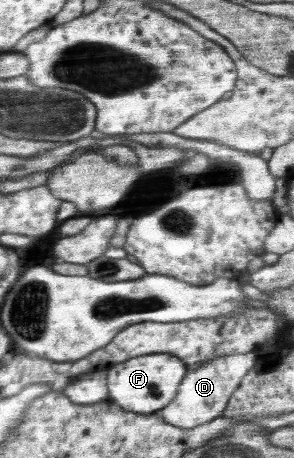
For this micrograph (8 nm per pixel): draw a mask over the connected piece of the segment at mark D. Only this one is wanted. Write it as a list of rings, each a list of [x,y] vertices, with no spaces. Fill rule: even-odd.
[[[258,348],[251,353],[219,355],[217,359],[207,359],[201,367],[189,368],[177,389],[173,402],[161,408],[157,414],[172,426],[183,429],[191,429],[223,416],[223,411],[230,403],[234,391],[239,387],[246,373],[255,365],[261,353]]]

